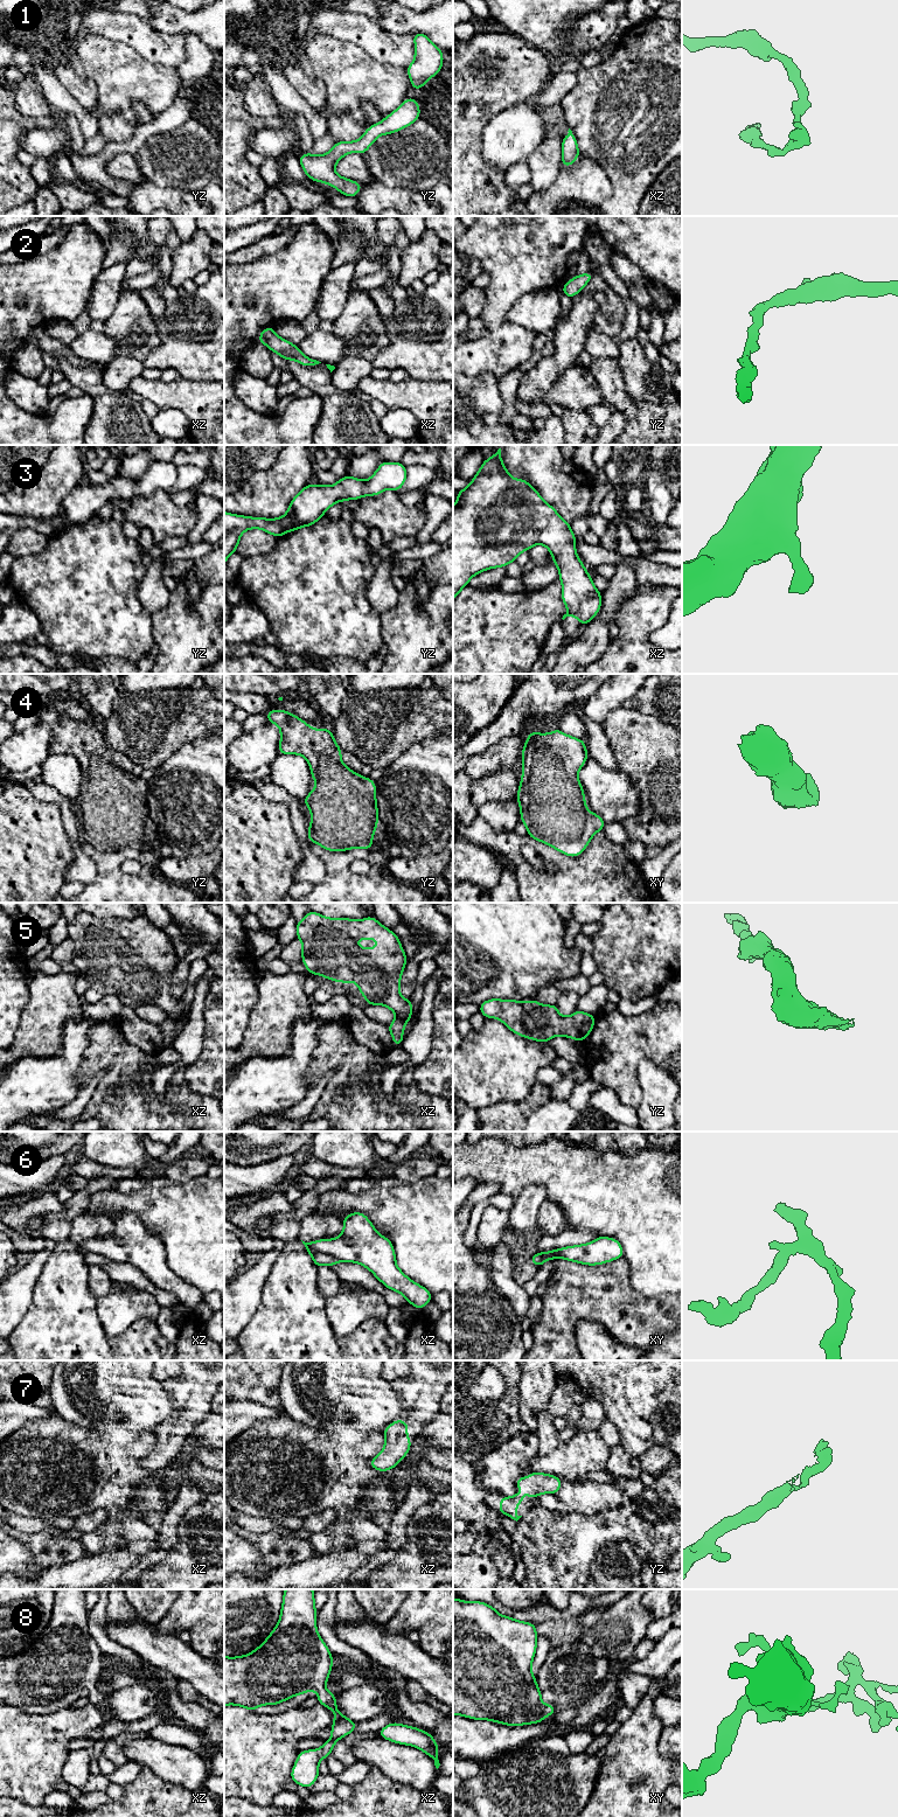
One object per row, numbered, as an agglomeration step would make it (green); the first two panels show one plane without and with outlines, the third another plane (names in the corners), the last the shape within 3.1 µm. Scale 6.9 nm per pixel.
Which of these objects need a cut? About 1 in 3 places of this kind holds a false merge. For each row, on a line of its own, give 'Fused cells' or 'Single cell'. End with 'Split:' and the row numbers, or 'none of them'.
1: Single cell
2: Single cell
3: Single cell
4: Single cell
5: Single cell
6: Fused cells
7: Single cell
8: Single cell
Split: 6

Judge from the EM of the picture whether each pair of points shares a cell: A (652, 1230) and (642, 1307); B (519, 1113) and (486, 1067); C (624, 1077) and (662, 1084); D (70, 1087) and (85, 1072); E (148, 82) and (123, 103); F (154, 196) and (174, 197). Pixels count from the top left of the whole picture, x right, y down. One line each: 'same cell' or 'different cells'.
A: different cells
B: different cells
C: different cells
D: different cells
E: same cell
F: same cell

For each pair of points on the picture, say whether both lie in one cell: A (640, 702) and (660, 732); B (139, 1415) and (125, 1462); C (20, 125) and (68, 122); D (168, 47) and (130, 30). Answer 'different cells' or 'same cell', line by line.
A: different cells
B: different cells
C: different cells
D: same cell

